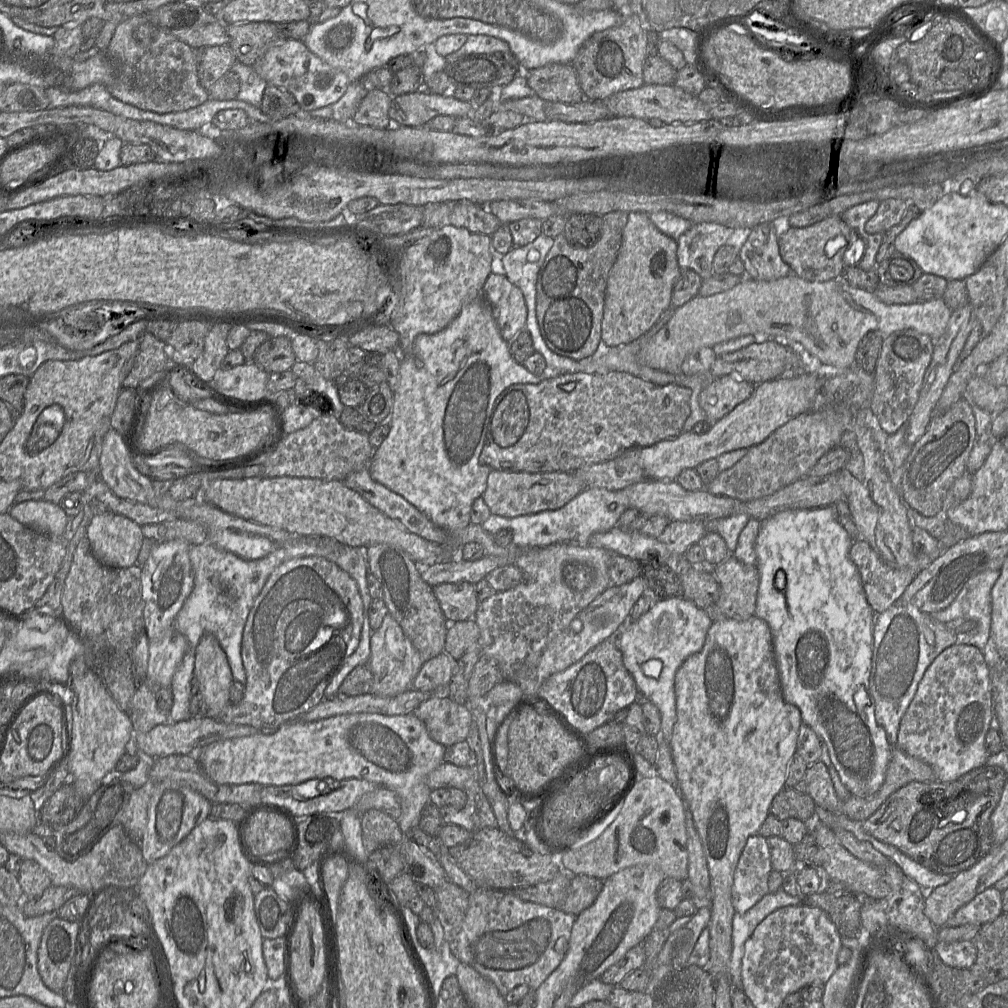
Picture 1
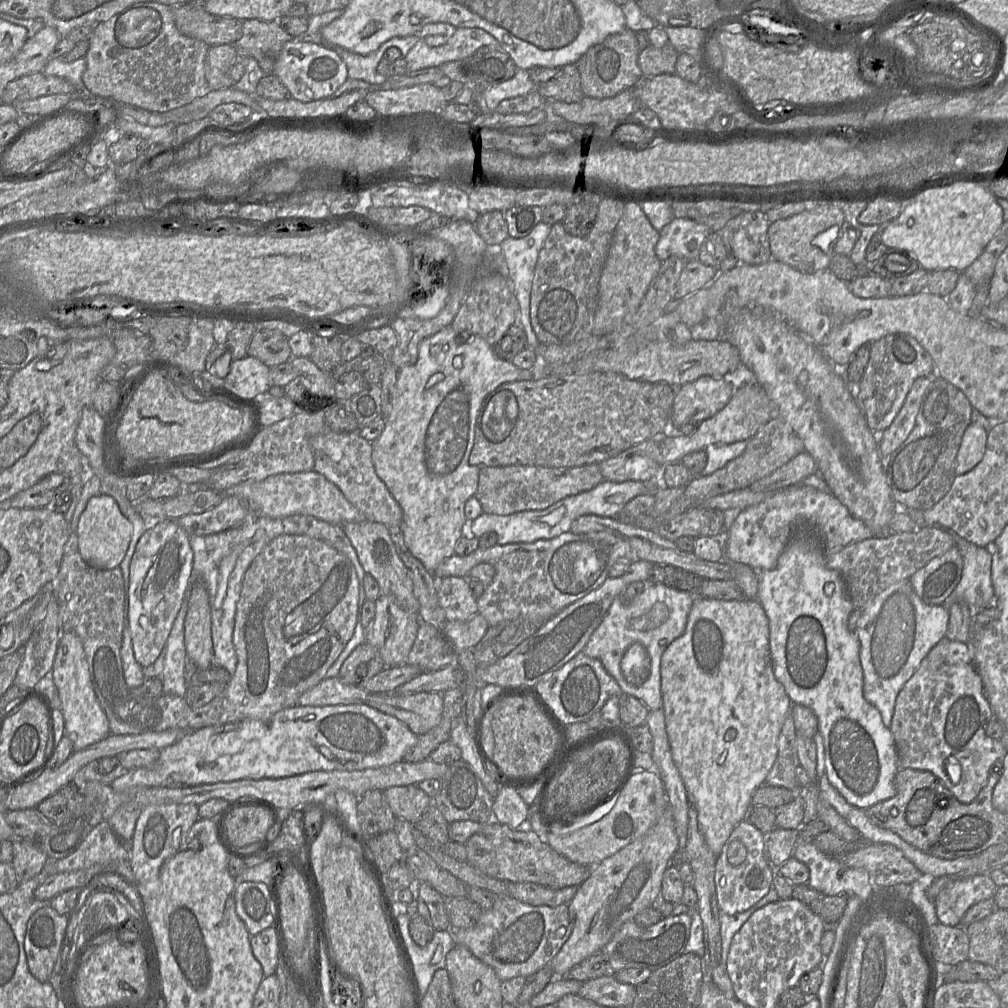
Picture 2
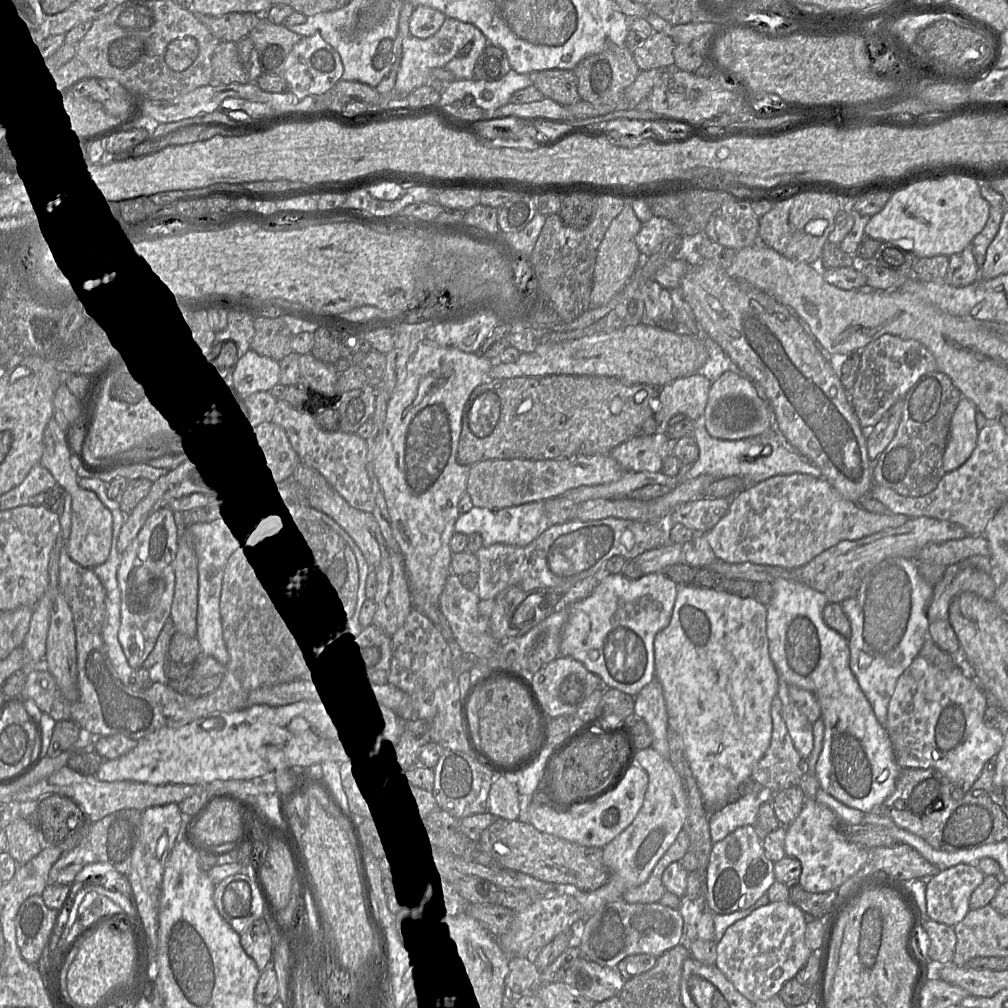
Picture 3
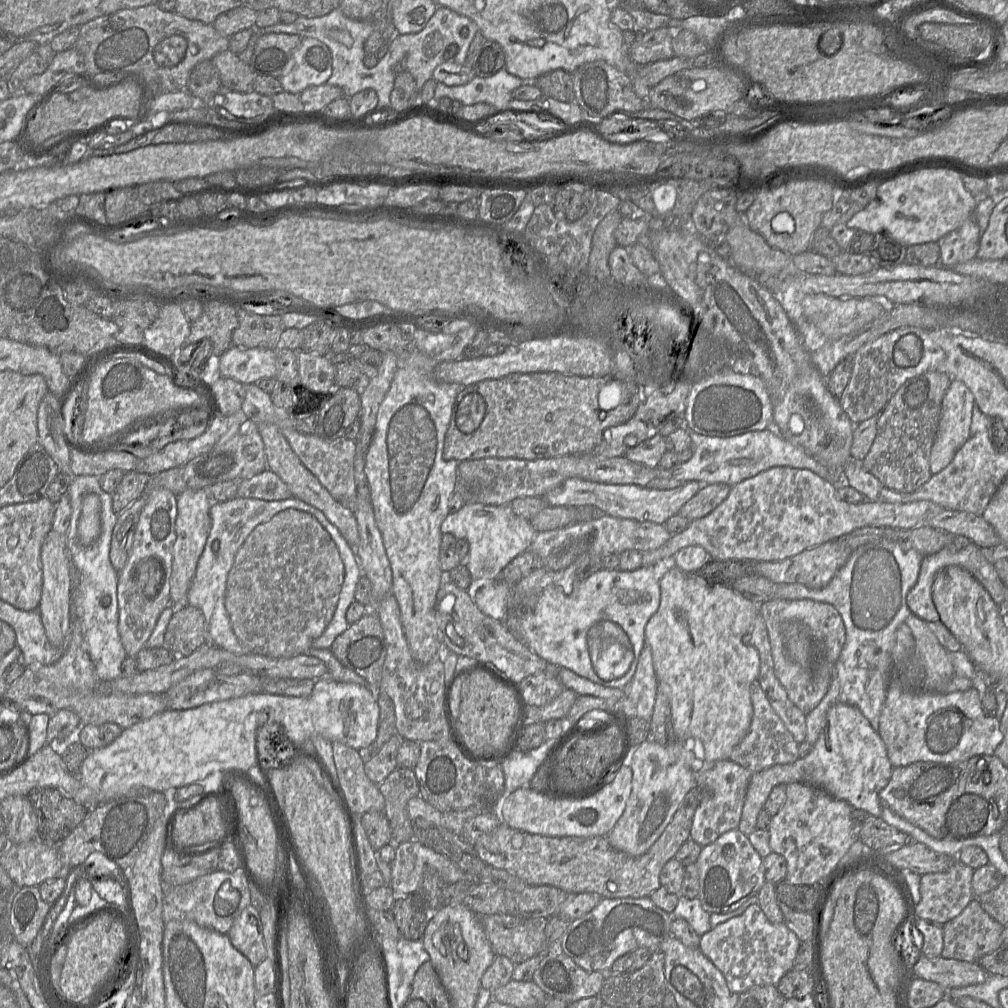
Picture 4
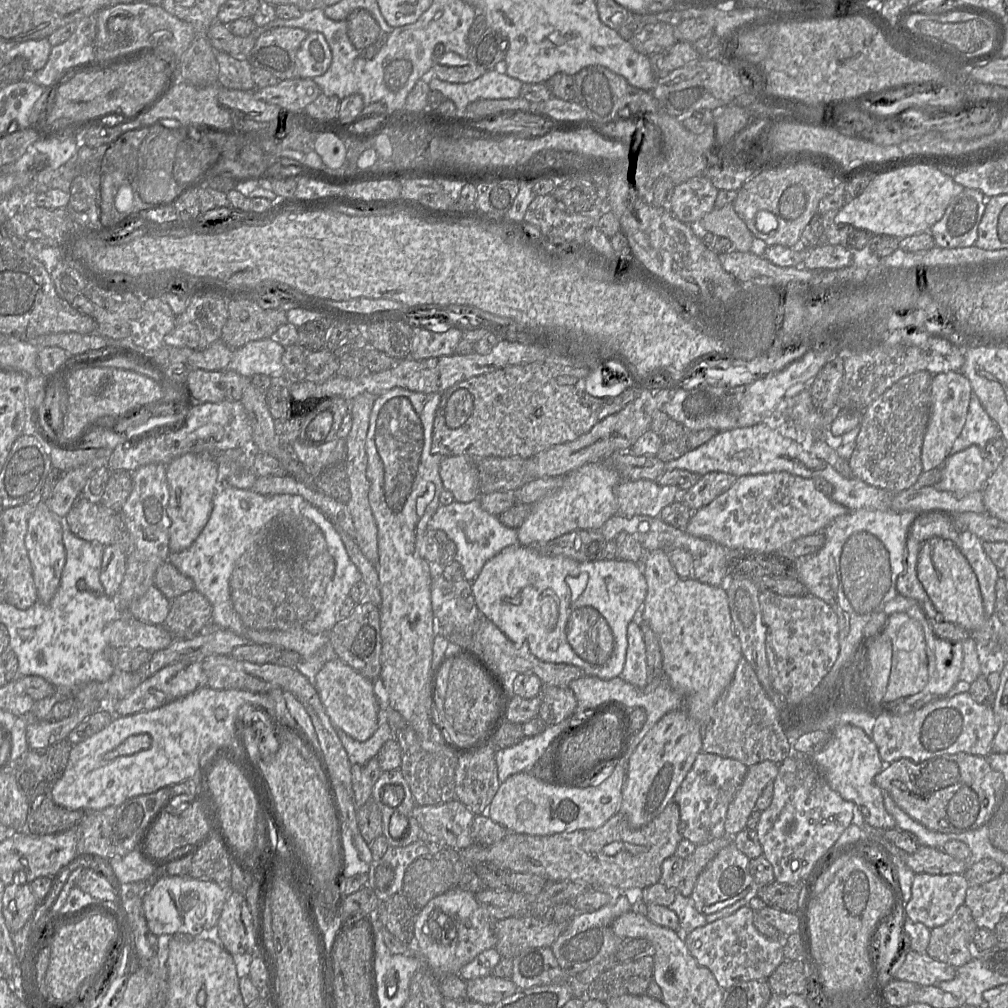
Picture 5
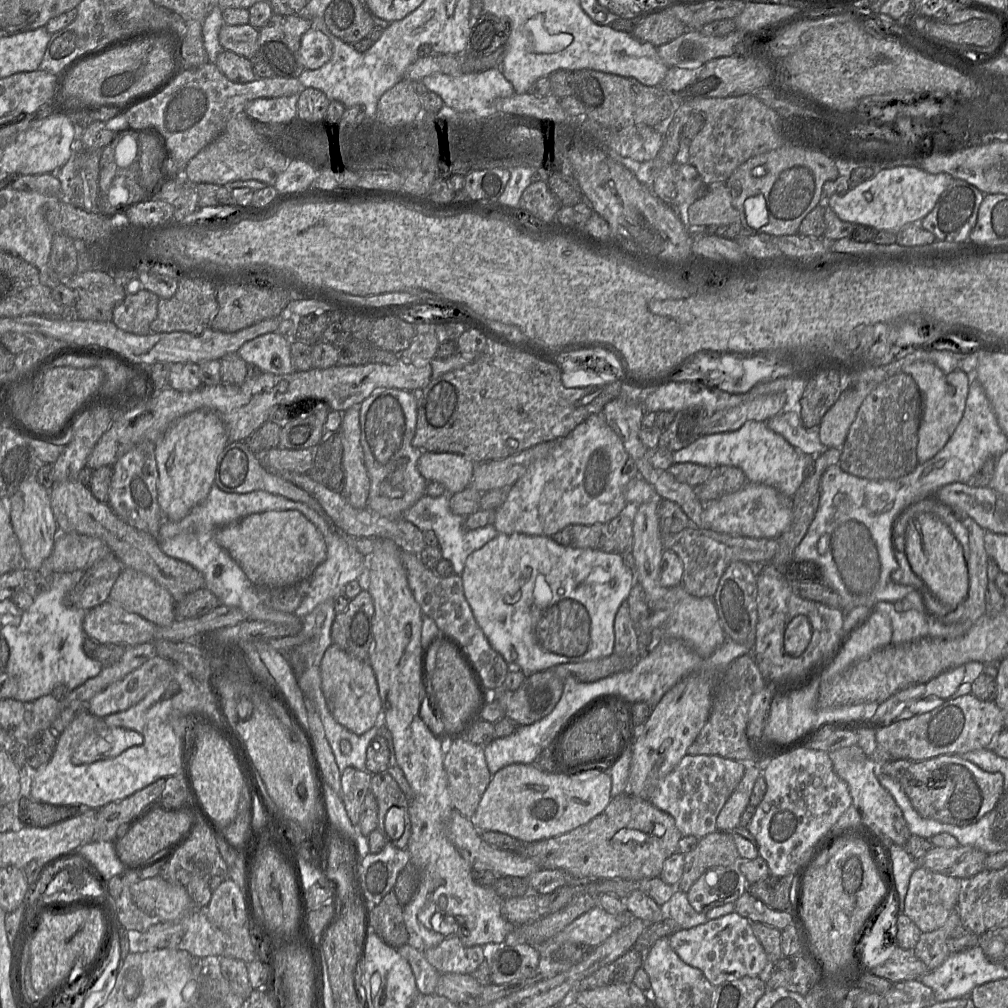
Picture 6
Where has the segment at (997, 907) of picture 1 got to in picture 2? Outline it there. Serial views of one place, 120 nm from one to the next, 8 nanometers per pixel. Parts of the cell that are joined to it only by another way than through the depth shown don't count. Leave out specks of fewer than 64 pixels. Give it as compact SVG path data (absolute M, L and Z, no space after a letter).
M975 875L949 883L934 899L939 923L946 926L959 926L967 910L974 904L993 898L998 887L988 875Z

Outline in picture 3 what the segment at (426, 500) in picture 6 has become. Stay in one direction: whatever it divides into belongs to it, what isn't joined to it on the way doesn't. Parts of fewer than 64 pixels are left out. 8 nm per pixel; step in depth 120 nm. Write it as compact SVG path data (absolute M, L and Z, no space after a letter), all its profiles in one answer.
M538 501L500 510L473 507L458 517L454 530L465 535L480 534L483 539L483 547L496 543L523 547L530 544L550 526L544 509L544 501Z

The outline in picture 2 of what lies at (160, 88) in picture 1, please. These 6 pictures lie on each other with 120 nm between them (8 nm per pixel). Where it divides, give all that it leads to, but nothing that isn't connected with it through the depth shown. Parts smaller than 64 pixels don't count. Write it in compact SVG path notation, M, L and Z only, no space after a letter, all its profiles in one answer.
M157 2L136 3L94 26L84 57L83 91L117 104L128 104L153 112L167 112L207 95L211 89L206 80L205 61L210 46L179 32L173 8Z

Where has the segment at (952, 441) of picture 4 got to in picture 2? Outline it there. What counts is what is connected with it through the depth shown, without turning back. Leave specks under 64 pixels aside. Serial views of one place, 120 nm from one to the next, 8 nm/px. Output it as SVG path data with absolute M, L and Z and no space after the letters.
M972 421L963 434L963 438L956 457L956 475L962 475L983 459L986 452L988 431L980 424Z

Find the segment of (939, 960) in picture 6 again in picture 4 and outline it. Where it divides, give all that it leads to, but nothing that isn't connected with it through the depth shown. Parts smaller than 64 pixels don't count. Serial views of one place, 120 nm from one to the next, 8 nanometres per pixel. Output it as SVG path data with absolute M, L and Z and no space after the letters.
M972 899L955 918L943 925L943 950L941 957L965 962L977 962L1001 946L1004 926L994 920L981 906L978 899Z

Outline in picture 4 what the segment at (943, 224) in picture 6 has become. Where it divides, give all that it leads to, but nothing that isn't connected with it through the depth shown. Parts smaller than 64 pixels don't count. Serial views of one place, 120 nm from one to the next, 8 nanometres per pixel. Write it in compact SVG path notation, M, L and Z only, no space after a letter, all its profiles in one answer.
M974 212L960 227L943 236L939 241L940 264L953 268L976 258L980 247L980 230Z

